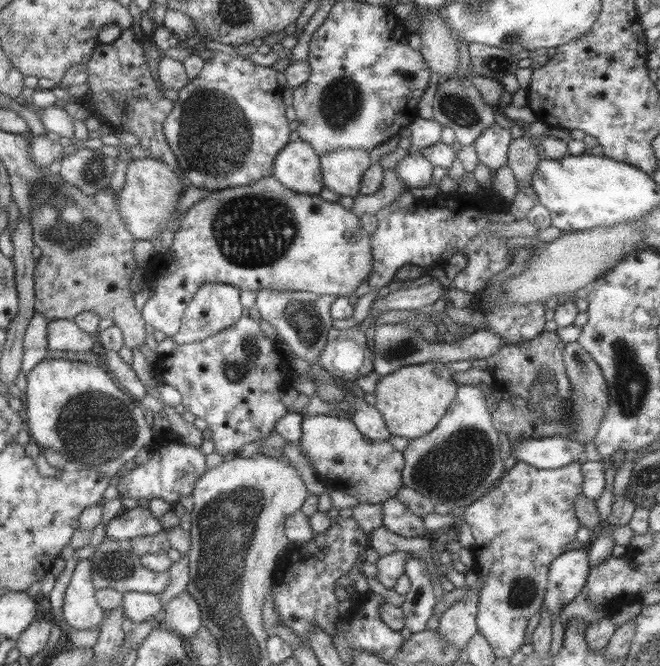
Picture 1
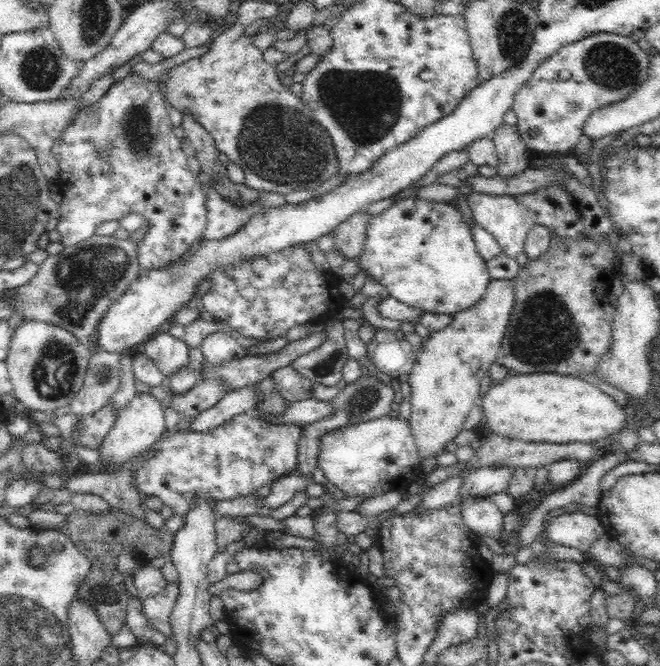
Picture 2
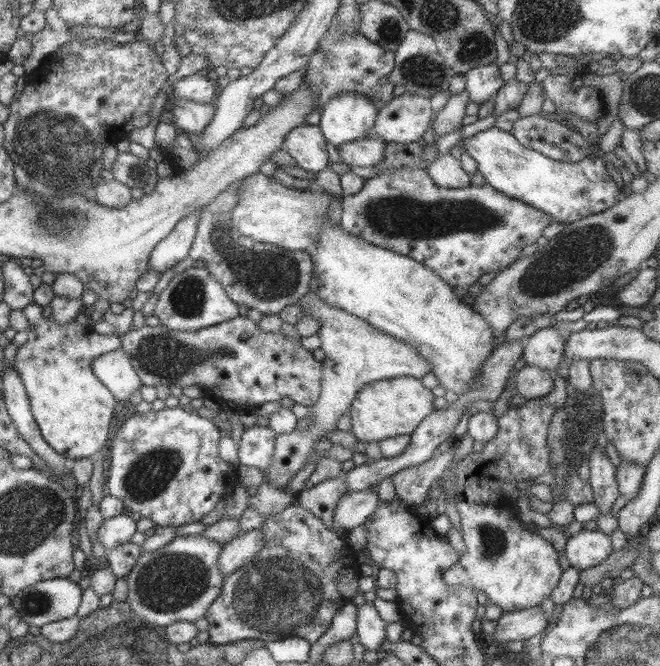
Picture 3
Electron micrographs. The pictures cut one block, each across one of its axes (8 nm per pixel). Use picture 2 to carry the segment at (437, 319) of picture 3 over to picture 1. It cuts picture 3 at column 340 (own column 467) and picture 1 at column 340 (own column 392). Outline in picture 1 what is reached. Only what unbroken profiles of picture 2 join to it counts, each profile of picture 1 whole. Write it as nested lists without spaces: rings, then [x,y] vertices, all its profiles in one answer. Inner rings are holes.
[[[272,175],[267,176],[267,178],[259,178],[259,180],[255,180],[245,187],[232,187],[213,191],[211,194],[207,195],[206,198],[203,198],[197,204],[189,208],[189,210],[181,216],[180,220],[180,226],[173,234],[173,240],[167,251],[165,253],[154,252],[154,257],[146,268],[146,274],[149,276],[150,282],[155,283],[155,290],[151,296],[149,296],[140,311],[143,323],[162,332],[166,338],[170,338],[179,330],[186,304],[191,300],[197,288],[203,283],[220,282],[236,286],[239,290],[247,289],[255,290],[256,292],[259,289],[285,289],[314,292],[315,294],[328,294],[329,296],[337,297],[349,296],[351,292],[357,290],[359,284],[368,280],[371,272],[371,265],[373,265],[373,260],[371,260],[370,234],[363,230],[359,219],[355,218],[348,209],[342,208],[337,201],[328,202],[318,195],[309,196],[309,194],[297,194],[297,192],[287,190],[287,188],[281,186],[279,181],[275,180]]]

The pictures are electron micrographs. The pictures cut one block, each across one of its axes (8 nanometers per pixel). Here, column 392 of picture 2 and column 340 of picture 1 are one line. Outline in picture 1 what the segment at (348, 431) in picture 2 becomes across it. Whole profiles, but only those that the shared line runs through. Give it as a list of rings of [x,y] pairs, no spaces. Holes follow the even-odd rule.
[[[304,415],[301,419],[301,436],[299,438],[303,452],[306,453],[309,464],[319,479],[327,488],[341,489],[349,496],[355,496],[359,503],[381,503],[388,498],[395,497],[402,487],[401,472],[405,464],[401,451],[391,447],[387,440],[371,442],[367,440],[348,418],[338,418],[335,415]]]

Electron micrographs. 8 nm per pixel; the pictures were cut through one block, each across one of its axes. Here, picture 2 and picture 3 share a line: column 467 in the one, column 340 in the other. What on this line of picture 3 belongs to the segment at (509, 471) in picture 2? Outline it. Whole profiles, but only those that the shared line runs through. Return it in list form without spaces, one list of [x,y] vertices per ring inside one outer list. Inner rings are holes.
[[[341,472],[337,478],[319,482],[308,489],[303,488],[297,493],[299,498],[297,504],[311,512],[313,516],[320,518],[327,526],[330,526],[333,508],[335,508],[339,497],[345,492],[347,492],[345,473]]]

